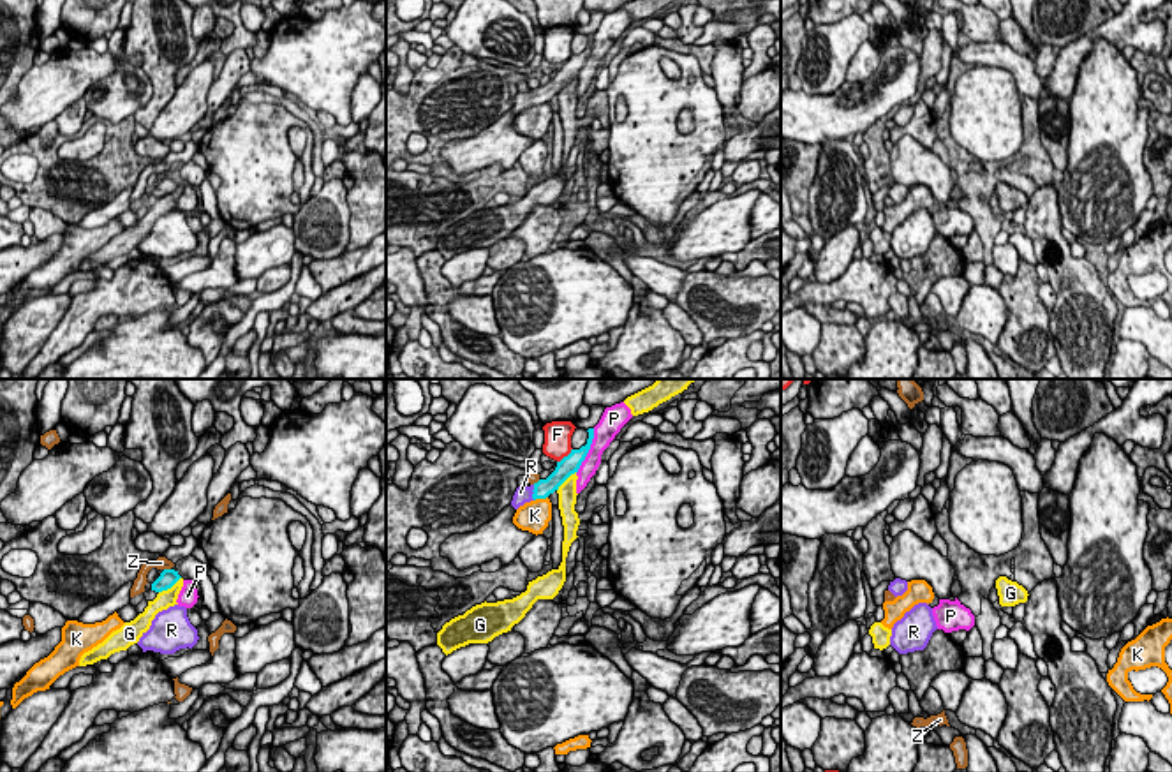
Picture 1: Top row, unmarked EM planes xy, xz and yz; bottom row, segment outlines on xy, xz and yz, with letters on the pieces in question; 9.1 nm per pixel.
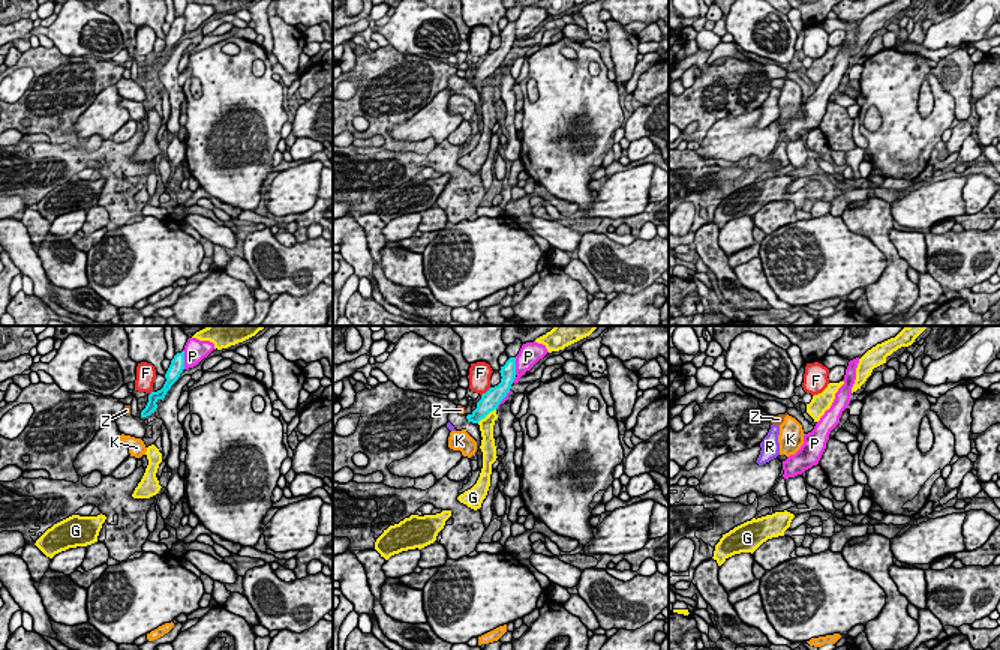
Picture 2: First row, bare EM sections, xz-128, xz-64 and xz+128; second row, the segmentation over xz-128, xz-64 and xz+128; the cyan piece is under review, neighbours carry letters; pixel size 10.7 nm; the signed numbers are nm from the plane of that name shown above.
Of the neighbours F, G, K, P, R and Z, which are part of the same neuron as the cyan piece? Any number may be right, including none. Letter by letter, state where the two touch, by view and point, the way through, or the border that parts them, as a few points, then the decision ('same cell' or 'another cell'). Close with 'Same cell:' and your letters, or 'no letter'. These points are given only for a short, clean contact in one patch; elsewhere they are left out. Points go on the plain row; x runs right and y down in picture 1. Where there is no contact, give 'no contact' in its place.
F: xz (564, 62) | along xz (571, 53), (557, 67) | another cell
G: xy (170, 192) | another cell
K: xz (540, 103) | along xz (547, 101), (534, 106) | another cell
P: xz (587, 57) | another cell
R: xz (533, 96) | across xz (543, 92), (533, 96), (522, 101) | same cell
Z: xy (168, 175) | another cell
Same cell: R

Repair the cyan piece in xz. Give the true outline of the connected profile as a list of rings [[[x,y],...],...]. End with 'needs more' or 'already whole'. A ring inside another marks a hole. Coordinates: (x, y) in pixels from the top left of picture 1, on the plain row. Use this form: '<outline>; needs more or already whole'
[[[589,33],[589,44],[587,49],[582,51],[580,55],[571,55],[571,58],[567,62],[564,62],[560,67],[557,67],[555,76],[546,83],[546,85],[539,85],[538,88],[530,90],[530,92],[518,92],[511,111],[515,115],[518,115],[520,111],[523,111],[525,108],[536,106],[536,104],[546,104],[550,99],[553,99],[555,95],[559,95],[559,92],[575,78],[578,78],[582,67],[585,65],[592,44],[594,44],[594,33]]]; needs more

